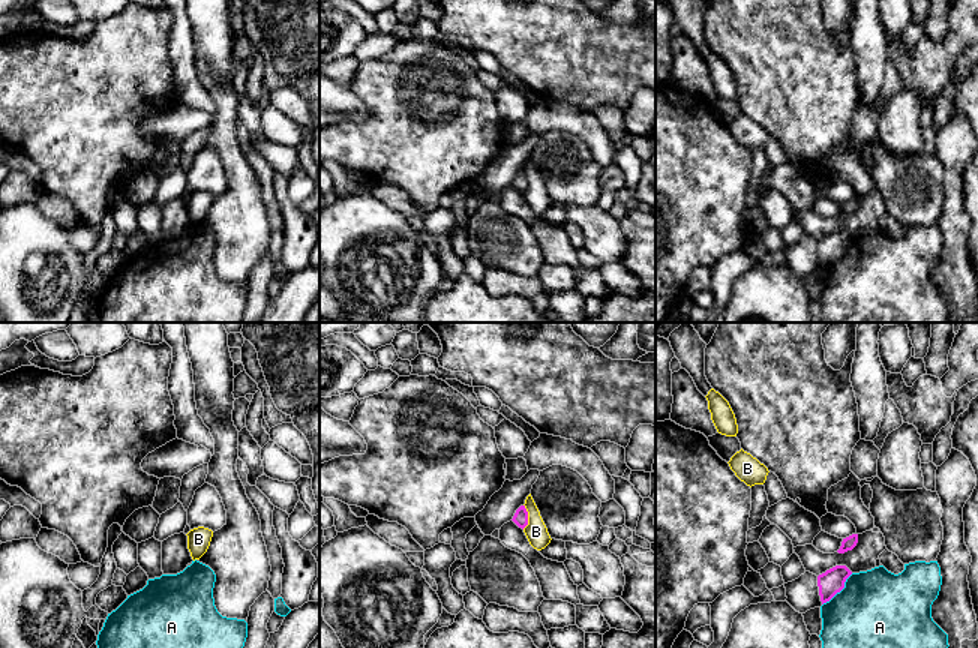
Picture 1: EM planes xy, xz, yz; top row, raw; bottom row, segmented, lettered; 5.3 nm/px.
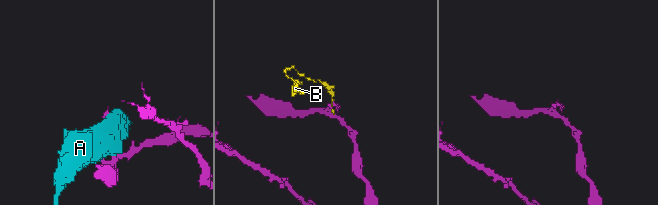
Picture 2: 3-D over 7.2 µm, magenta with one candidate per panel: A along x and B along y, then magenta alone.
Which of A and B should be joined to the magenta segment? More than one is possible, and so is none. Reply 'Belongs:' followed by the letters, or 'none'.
Belongs: none

